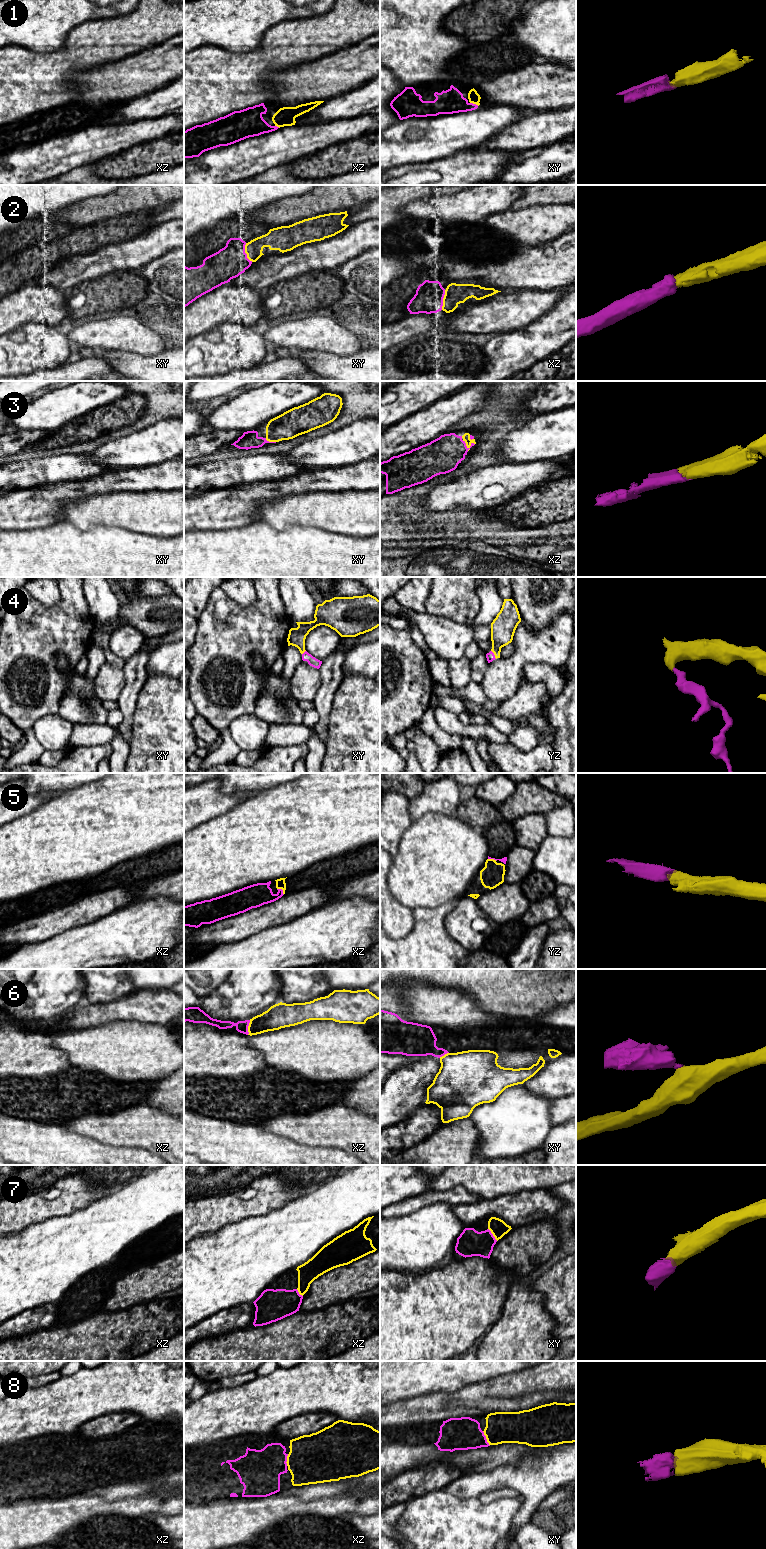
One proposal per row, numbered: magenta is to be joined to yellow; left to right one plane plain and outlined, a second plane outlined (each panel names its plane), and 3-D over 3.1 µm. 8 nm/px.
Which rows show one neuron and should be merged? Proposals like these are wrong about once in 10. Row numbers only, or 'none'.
1, 2, 3, 4, 5, 7, 8

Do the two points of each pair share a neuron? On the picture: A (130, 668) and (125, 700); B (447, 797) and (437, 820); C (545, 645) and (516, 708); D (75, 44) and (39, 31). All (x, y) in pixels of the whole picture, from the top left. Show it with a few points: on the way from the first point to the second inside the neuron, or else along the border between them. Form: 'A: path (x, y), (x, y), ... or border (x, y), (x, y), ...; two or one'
A: path (130, 676), (130, 692); one
B: border (455, 814), (427, 812), (417, 819); two
C: border (521, 675), (518, 689), (507, 699); two
D: border (81, 23), (68, 33), (62, 47), (45, 52); two

